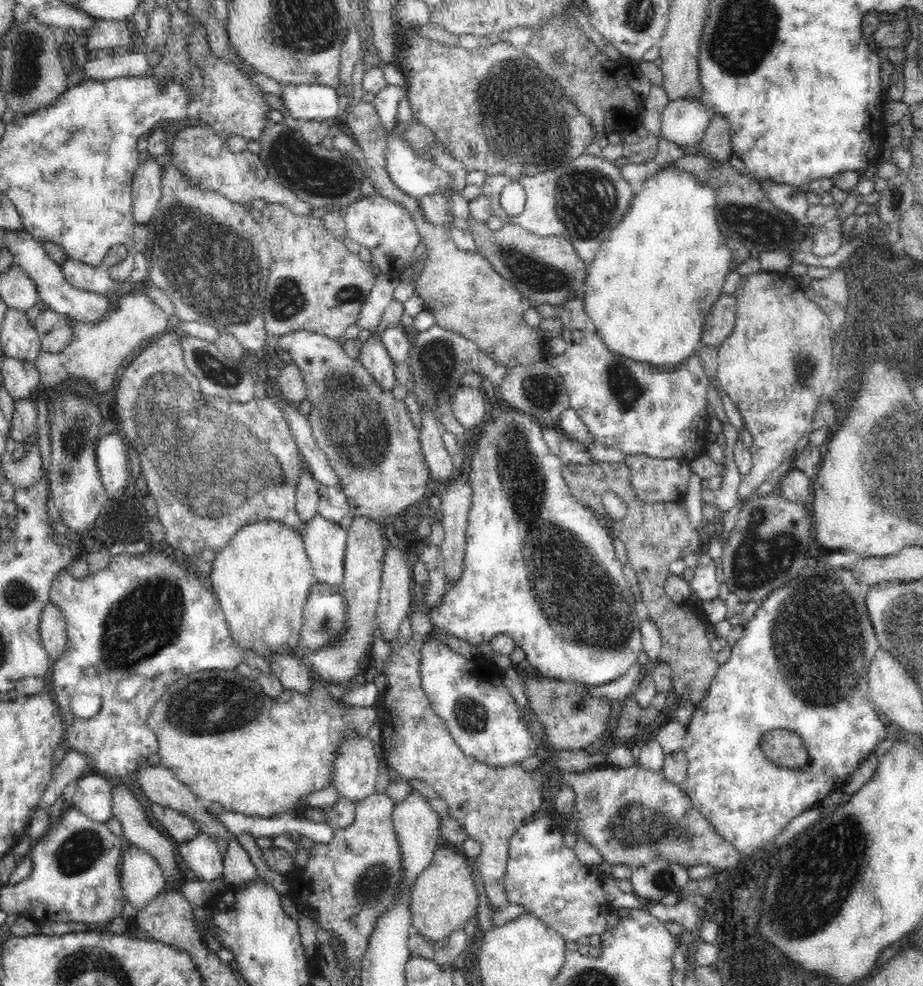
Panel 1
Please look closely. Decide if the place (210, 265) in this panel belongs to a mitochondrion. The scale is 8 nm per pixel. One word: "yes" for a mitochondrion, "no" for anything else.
yes

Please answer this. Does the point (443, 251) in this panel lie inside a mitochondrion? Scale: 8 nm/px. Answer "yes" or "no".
no

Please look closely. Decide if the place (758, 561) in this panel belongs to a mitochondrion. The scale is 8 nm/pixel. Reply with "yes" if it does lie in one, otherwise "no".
yes

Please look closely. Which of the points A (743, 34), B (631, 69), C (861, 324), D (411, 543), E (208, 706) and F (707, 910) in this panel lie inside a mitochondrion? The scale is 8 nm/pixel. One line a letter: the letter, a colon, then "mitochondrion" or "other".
A: mitochondrion
B: other
C: other
D: other
E: mitochondrion
F: other

